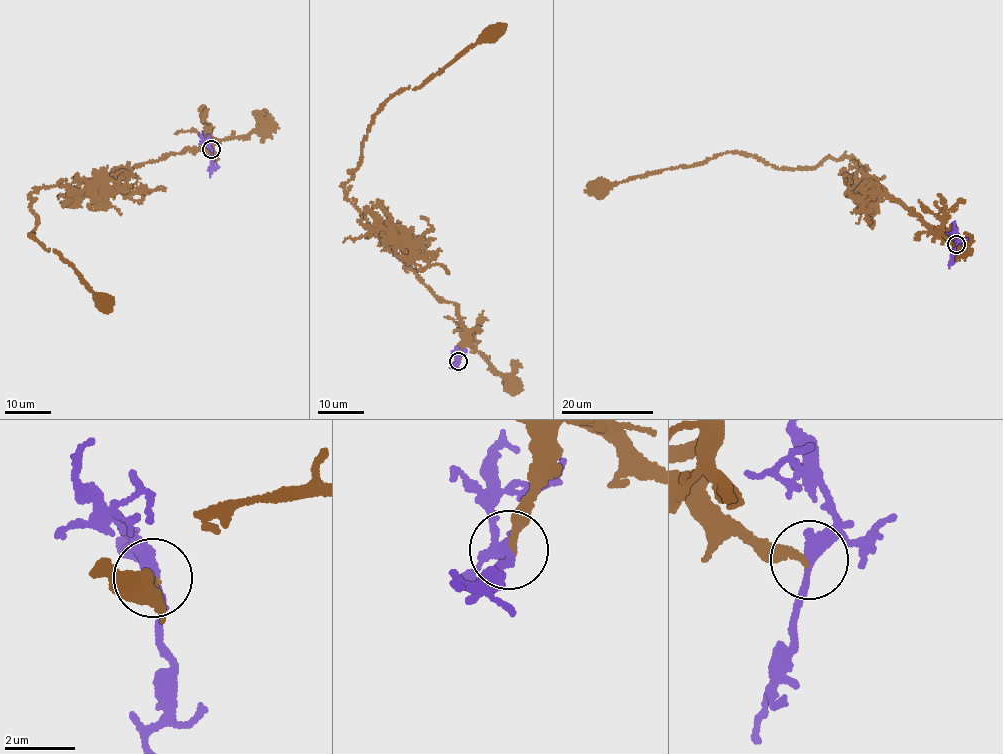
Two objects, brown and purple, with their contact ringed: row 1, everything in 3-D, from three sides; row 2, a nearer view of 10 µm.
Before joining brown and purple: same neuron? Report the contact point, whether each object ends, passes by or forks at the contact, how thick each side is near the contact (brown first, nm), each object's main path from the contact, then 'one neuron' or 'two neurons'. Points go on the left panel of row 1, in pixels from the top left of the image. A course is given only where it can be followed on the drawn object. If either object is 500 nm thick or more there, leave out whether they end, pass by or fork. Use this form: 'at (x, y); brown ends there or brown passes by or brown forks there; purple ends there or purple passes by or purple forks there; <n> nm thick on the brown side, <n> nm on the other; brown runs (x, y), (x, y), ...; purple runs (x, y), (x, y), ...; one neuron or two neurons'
at (211, 149); brown ends there; purple passes by; 240 nm thick on the brown side, 340 nm on the other; brown runs (210, 149), (171, 152), (79, 184), (30, 194), (37, 217), (30, 236), (58, 251), (91, 290), (111, 302); purple runs (210, 149), (209, 177); two neurons

